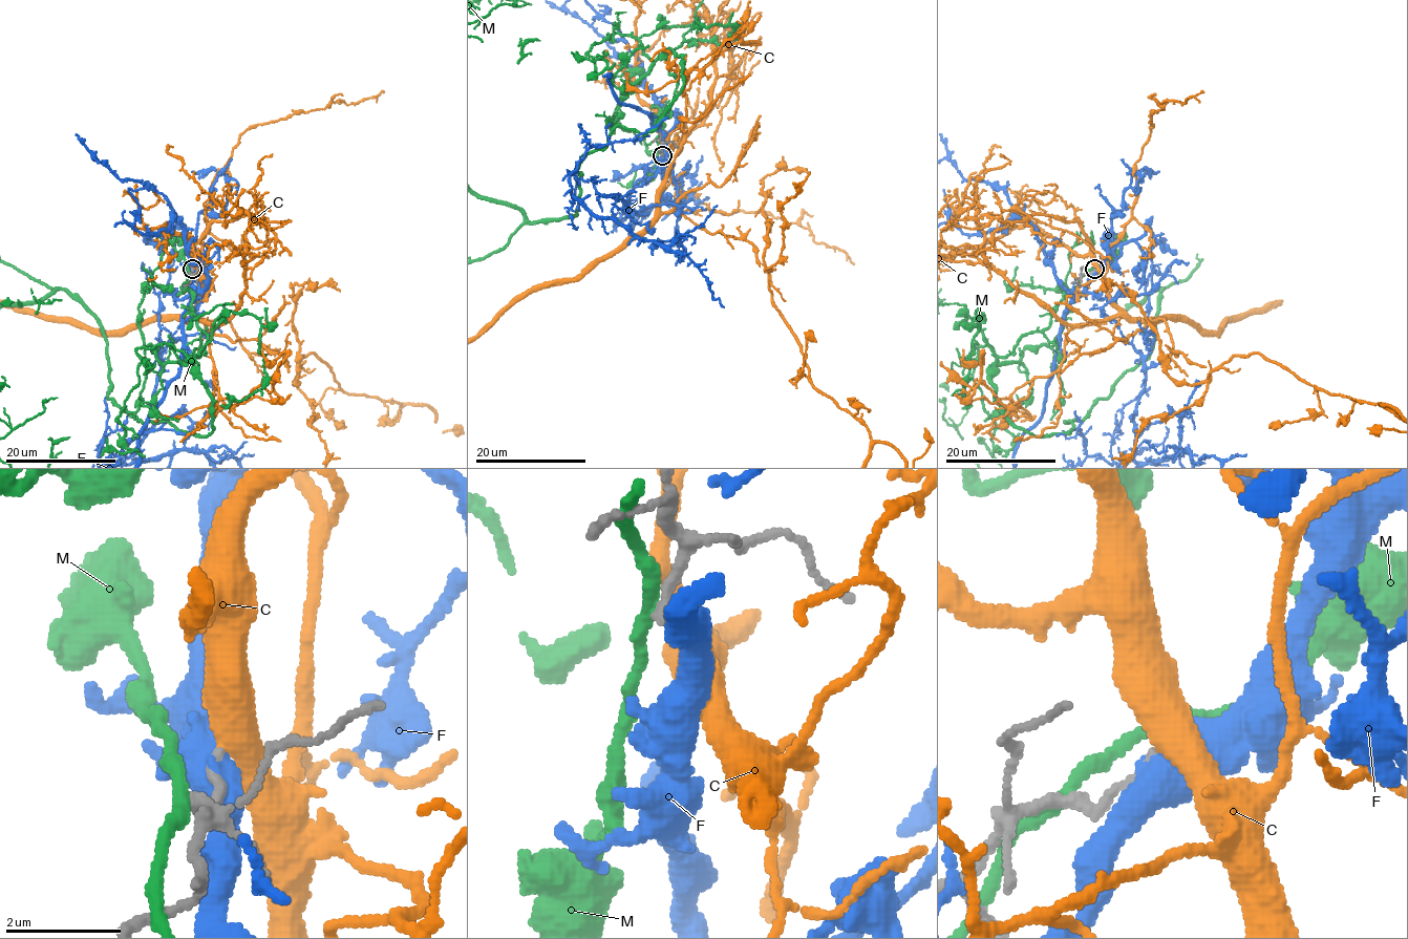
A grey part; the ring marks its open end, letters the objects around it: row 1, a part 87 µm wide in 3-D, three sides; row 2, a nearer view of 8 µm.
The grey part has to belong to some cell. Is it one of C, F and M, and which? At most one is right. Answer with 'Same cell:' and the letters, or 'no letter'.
Same cell: C

